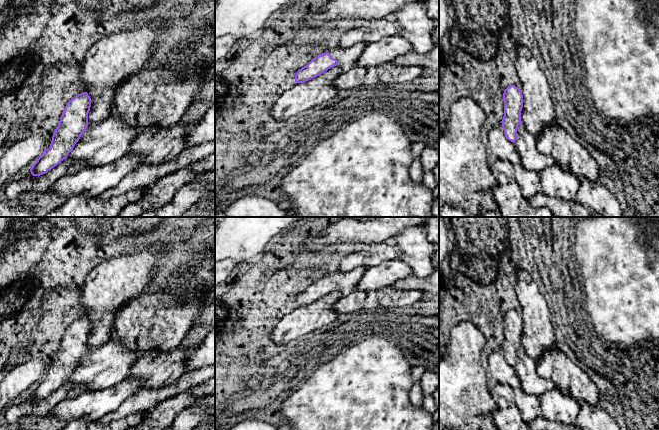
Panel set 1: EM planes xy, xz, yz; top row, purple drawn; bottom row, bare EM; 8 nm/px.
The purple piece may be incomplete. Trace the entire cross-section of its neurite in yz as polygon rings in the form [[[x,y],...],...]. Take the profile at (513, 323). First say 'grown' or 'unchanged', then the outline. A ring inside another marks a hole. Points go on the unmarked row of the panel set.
unchanged; [[[515,309],[508,310],[503,317],[504,340],[501,345],[505,361],[515,367],[517,352],[522,347],[521,335],[523,332],[522,315]]]

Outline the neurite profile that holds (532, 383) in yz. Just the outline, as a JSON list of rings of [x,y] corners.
[[[522,347],[517,352],[517,363],[514,368],[521,381],[521,389],[531,396],[539,398],[555,388],[553,381],[543,378],[537,373],[537,363]]]

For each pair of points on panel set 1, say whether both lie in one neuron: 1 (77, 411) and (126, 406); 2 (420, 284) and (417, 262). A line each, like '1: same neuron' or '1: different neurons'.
1: different neurons
2: different neurons

